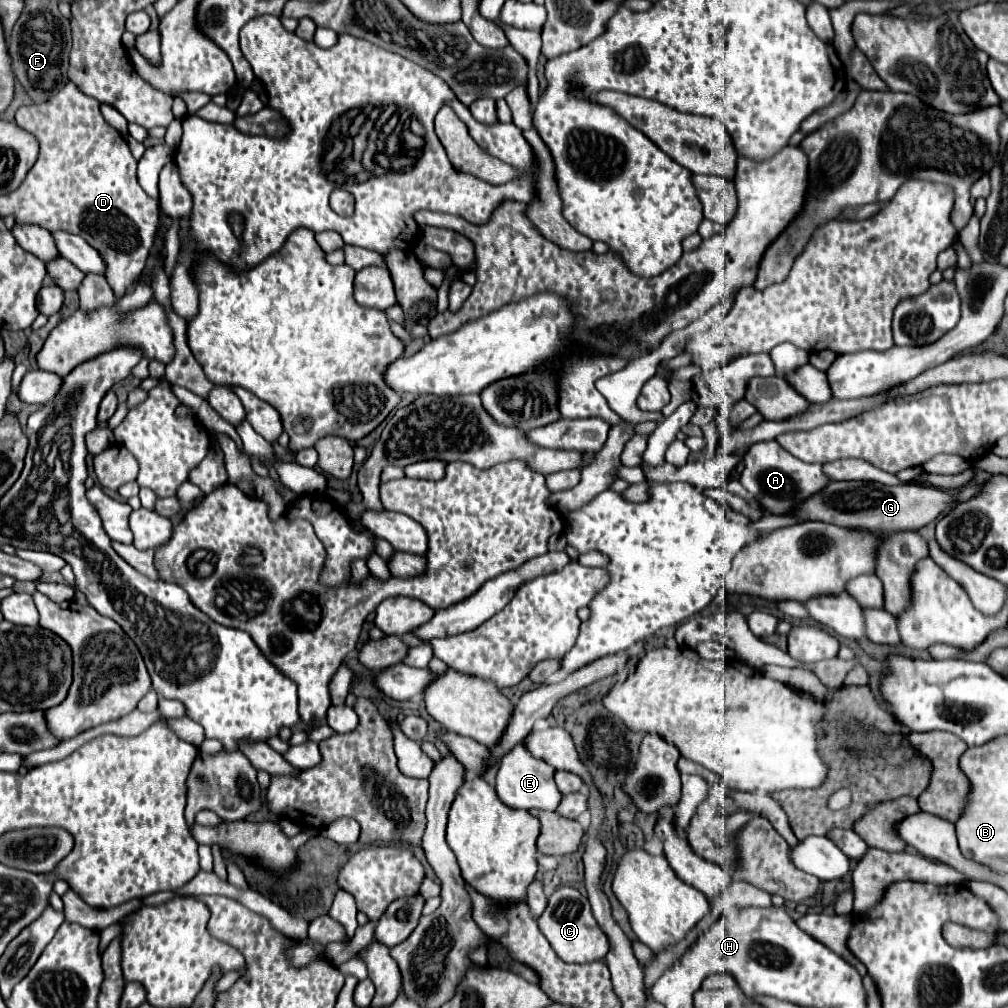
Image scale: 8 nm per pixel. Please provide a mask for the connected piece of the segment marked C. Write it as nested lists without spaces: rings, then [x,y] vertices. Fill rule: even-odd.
[[[561,885],[553,891],[547,909],[539,917],[539,929],[565,963],[593,963],[609,953],[609,937],[599,927],[591,913],[589,899],[583,897],[575,887]]]

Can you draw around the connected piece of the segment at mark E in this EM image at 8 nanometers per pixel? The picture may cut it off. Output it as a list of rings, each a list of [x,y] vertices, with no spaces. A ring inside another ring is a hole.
[[[525,741],[515,745],[509,753],[501,757],[497,783],[495,783],[499,799],[513,807],[513,809],[543,809],[543,811],[555,811],[561,801],[561,791],[555,785],[555,769],[547,765],[545,761],[531,755]]]

